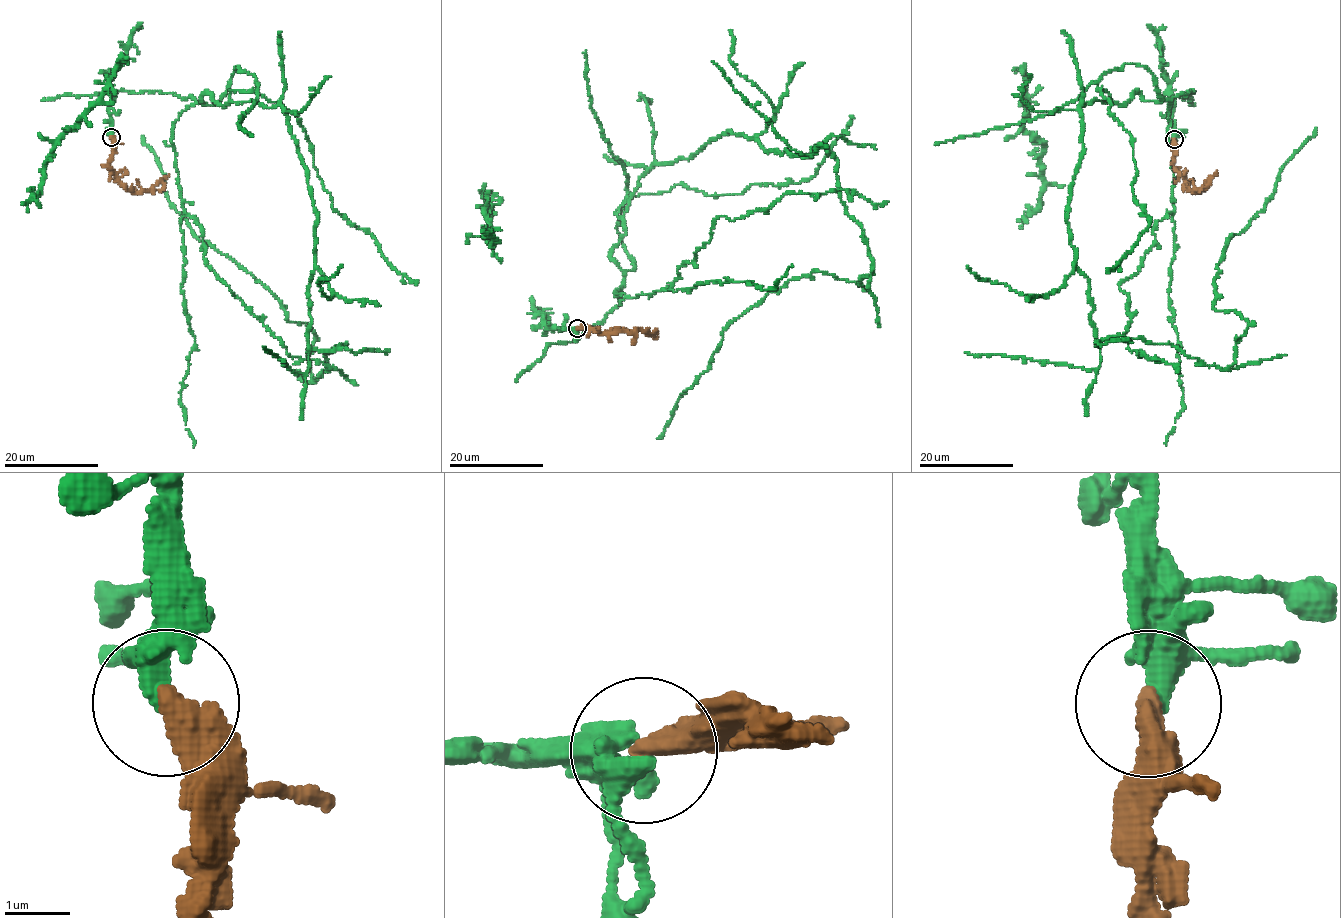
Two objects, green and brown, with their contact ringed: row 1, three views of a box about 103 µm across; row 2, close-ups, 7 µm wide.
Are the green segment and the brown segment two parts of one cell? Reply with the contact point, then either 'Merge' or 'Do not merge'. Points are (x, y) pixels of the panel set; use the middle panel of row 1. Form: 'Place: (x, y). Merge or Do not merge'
Place: (577, 328). Merge

